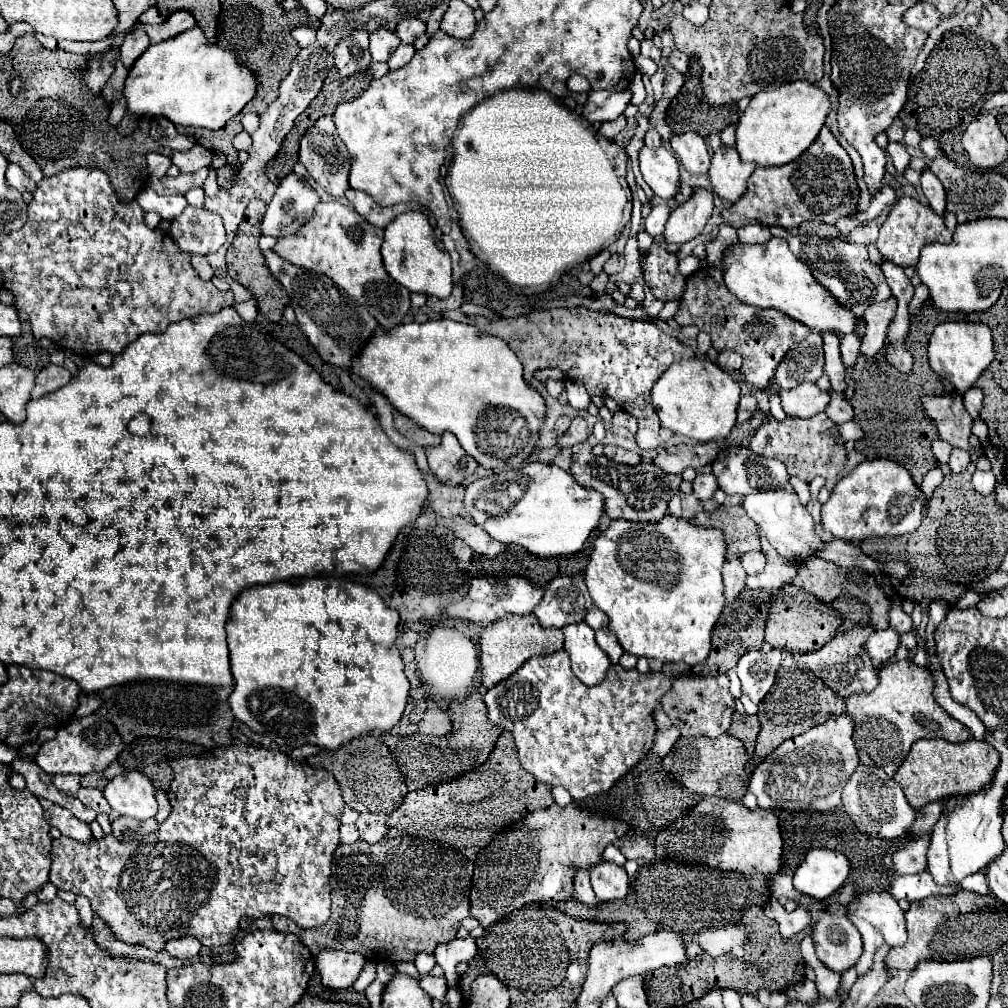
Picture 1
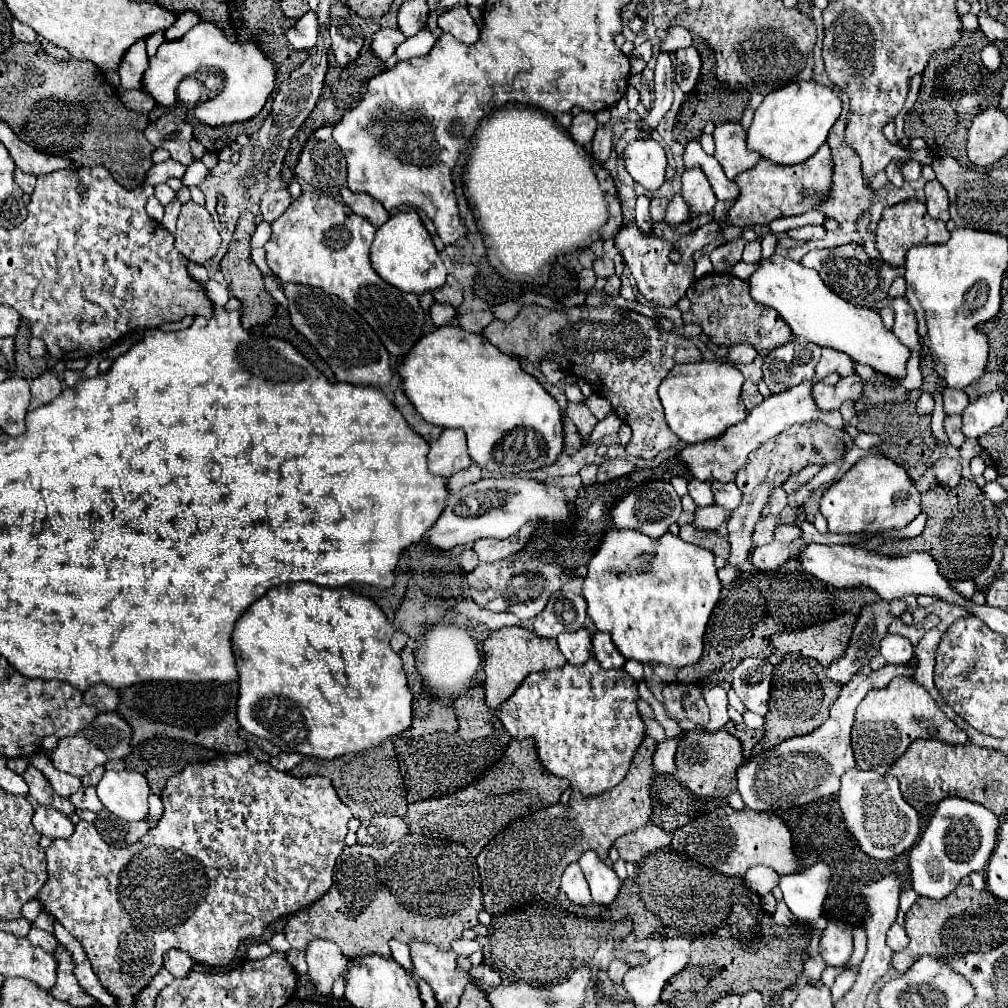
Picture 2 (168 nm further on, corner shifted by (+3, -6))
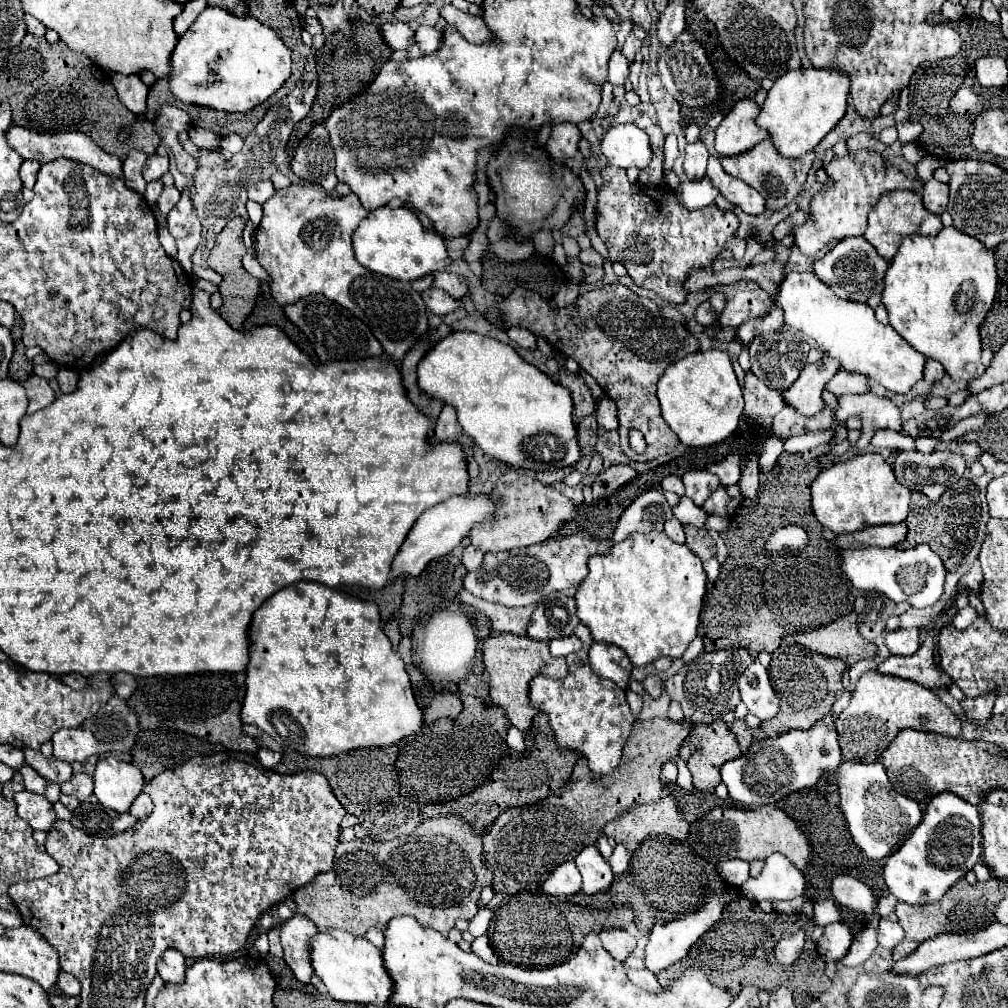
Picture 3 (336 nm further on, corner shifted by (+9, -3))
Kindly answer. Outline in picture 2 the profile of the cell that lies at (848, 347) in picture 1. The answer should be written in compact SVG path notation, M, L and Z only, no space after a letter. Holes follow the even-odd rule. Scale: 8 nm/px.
M829 348L823 350L823 356L819 360L819 364L815 366L815 376L795 388L789 388L781 394L771 394L769 398L765 398L759 406L755 406L749 416L735 424L733 428L729 428L721 438L711 440L711 442L701 442L695 446L687 446L685 450L679 452L679 458L687 464L687 468L691 470L691 474L697 480L719 480L719 482L733 482L737 472L745 466L749 452L753 452L757 446L761 446L765 440L777 436L777 432L783 432L785 428L793 426L793 424L805 424L805 422L823 422L831 428L843 428L843 418L839 410L821 410L815 404L815 398L811 394L813 386L819 384L825 376L829 376L831 372L839 372L840 377L850 376L854 374L854 362L849 356L841 356L841 352L829 352Z

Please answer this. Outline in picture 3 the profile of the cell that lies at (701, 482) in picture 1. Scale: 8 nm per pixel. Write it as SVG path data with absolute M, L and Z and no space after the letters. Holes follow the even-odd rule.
M687 471L683 475L683 485L685 495L697 505L703 505L705 499L719 487L719 479L709 471Z

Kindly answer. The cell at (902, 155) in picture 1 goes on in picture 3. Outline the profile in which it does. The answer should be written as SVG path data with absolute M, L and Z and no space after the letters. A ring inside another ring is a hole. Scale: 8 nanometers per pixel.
M925 157L923 161L917 163L917 177L921 181L929 181L937 167L939 167L939 159L937 157Z

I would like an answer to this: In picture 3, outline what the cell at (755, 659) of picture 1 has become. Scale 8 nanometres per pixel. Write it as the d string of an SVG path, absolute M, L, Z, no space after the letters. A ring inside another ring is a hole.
M755 657L753 663L739 675L737 687L741 693L741 701L747 705L749 713L757 715L761 721L771 719L779 711L779 697L771 687L767 677L767 669Z

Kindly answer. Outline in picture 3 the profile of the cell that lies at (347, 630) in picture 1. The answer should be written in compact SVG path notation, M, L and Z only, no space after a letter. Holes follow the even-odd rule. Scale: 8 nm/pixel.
M297 581L271 595L249 625L247 689L241 721L259 727L277 743L309 757L329 757L359 747L395 745L423 725L403 661L381 629L379 609L315 581Z

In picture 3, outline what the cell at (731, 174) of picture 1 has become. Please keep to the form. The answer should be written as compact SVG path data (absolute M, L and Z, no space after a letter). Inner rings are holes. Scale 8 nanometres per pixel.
M753 99L739 101L729 115L723 117L721 125L715 131L715 149L719 157L735 157L747 153L759 141L767 139L767 133L755 125L759 107Z

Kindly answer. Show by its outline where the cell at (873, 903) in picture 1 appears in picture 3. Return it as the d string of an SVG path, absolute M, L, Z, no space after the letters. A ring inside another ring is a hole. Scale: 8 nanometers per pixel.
M881 919L879 921L879 945L881 947L887 947L887 949L893 949L901 943L903 939L903 929L899 923L893 923L889 919Z

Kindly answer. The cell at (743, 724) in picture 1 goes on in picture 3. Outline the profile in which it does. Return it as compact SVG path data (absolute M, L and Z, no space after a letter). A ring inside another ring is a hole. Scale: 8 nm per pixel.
M735 719L733 723L729 723L729 729L735 733L739 745L741 745L741 751L747 753L749 745L753 743L753 729L743 721L743 719Z

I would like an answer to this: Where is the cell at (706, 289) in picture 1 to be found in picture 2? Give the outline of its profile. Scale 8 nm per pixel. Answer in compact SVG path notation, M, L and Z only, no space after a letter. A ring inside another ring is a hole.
M733 274L703 276L689 286L687 296L691 300L691 308L689 312L683 314L683 320L687 324L689 322L699 324L715 344L731 346L739 342L749 342L757 348L757 352L761 352L761 350L773 350L791 340L789 326L781 320L781 316L777 316L773 308L755 302L749 294L749 284Z

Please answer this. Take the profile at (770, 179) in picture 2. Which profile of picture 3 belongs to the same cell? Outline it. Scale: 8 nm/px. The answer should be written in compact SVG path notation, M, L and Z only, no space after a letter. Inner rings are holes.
M765 139L747 153L729 157L729 159L721 159L721 165L731 177L737 177L737 179L745 181L747 185L751 185L753 189L757 189L765 197L765 209L779 211L779 209L787 207L803 191L803 183L813 165L815 153L811 151L799 159L785 159L785 157L779 157L775 147L771 147L771 145L773 143L769 139Z

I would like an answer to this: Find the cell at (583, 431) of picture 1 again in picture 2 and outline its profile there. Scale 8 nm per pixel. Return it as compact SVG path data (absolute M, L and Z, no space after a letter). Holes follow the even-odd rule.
M569 402L565 414L573 420L573 424L577 426L577 430L579 430L579 434L581 434L583 438L587 438L587 436L593 432L595 424L597 424L597 418L591 414L591 410L587 408L585 402L581 402L581 404Z

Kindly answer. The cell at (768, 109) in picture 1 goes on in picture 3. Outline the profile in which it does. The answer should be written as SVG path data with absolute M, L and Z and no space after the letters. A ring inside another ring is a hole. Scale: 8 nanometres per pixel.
M795 69L779 77L761 105L757 125L769 133L775 149L783 157L801 157L813 151L819 141L845 115L849 95L849 79L839 71L827 69Z

